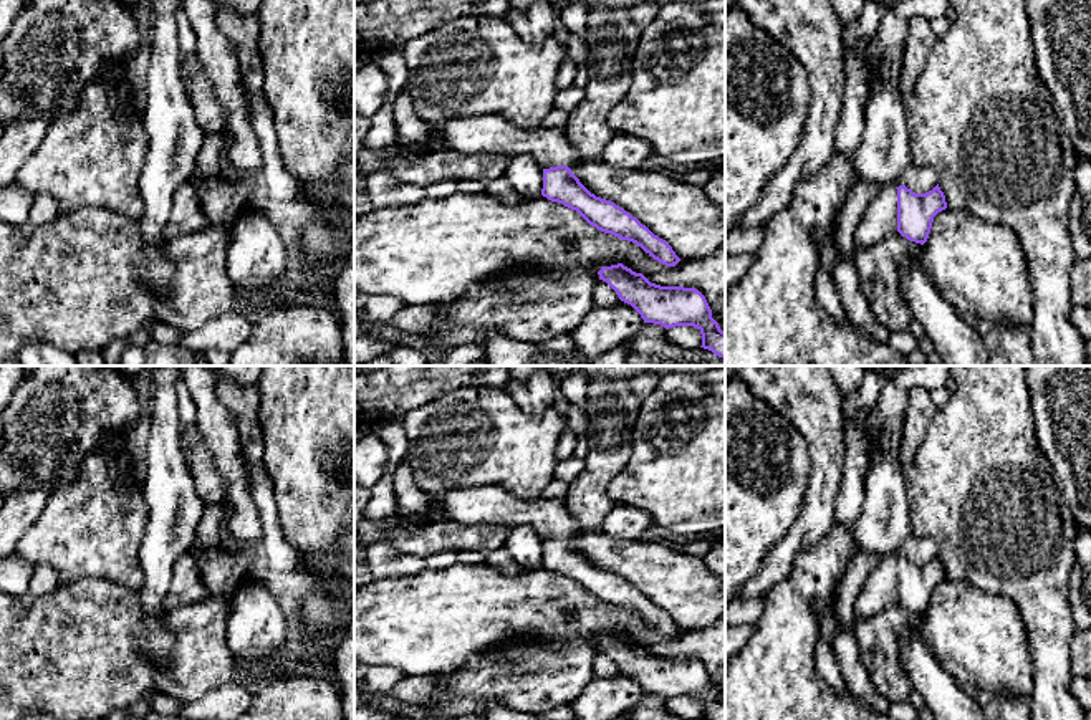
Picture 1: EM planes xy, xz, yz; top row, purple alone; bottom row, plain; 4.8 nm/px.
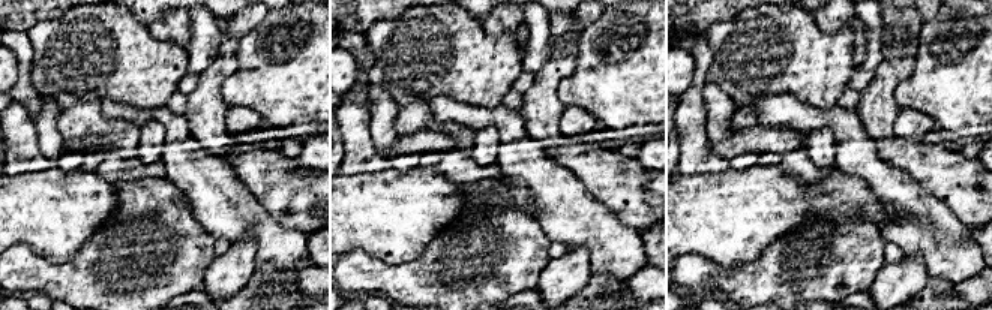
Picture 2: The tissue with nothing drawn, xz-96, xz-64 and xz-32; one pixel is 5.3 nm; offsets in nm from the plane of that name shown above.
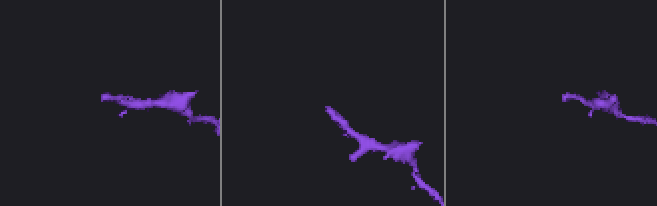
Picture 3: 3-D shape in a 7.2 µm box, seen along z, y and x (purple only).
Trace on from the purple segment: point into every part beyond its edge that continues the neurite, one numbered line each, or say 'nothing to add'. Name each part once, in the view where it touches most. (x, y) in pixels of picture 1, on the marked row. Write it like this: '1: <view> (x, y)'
1: yz (879, 220)

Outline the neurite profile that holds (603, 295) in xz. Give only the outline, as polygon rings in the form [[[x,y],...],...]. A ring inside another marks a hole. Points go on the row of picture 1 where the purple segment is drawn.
[[[598,280],[593,291],[594,306],[616,306],[621,300],[603,280]]]

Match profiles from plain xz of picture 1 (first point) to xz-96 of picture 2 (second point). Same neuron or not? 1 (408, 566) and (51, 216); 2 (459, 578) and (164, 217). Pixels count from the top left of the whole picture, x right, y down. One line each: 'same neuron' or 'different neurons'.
1: different neurons
2: different neurons

